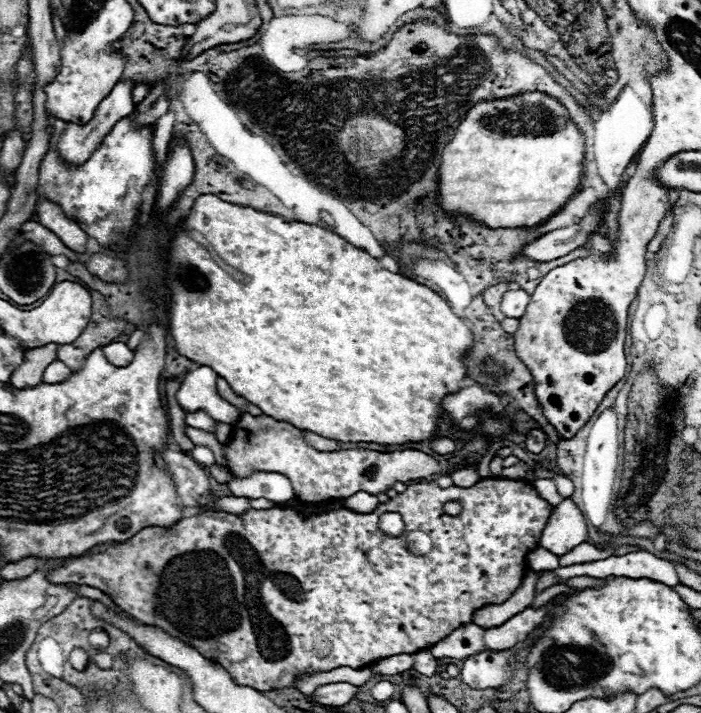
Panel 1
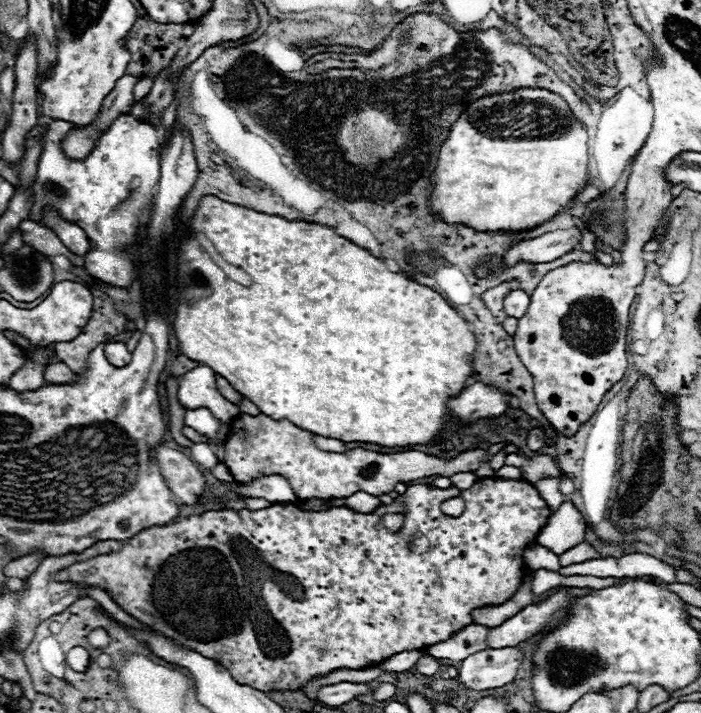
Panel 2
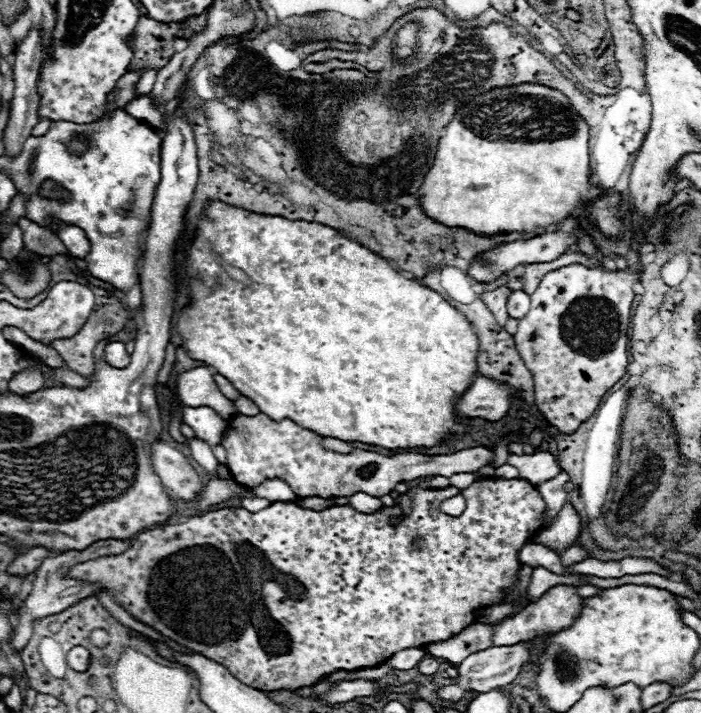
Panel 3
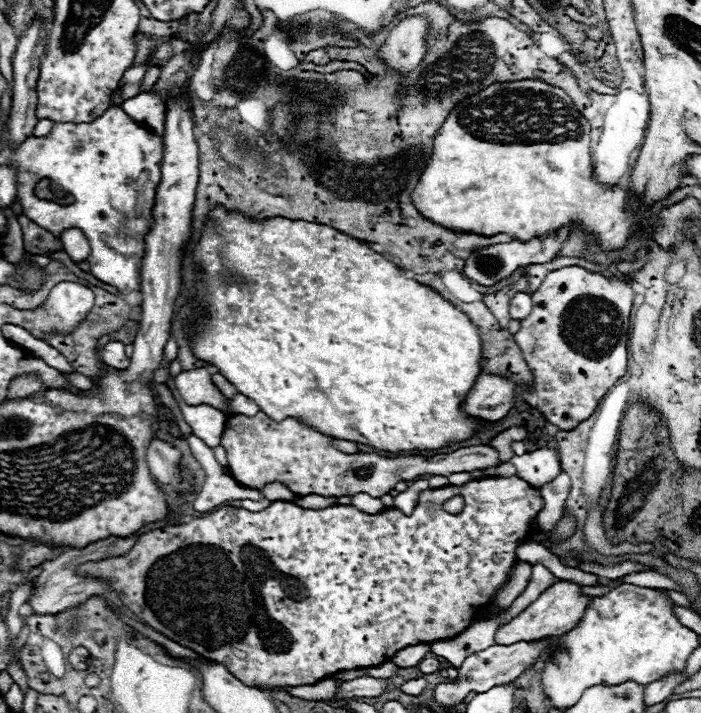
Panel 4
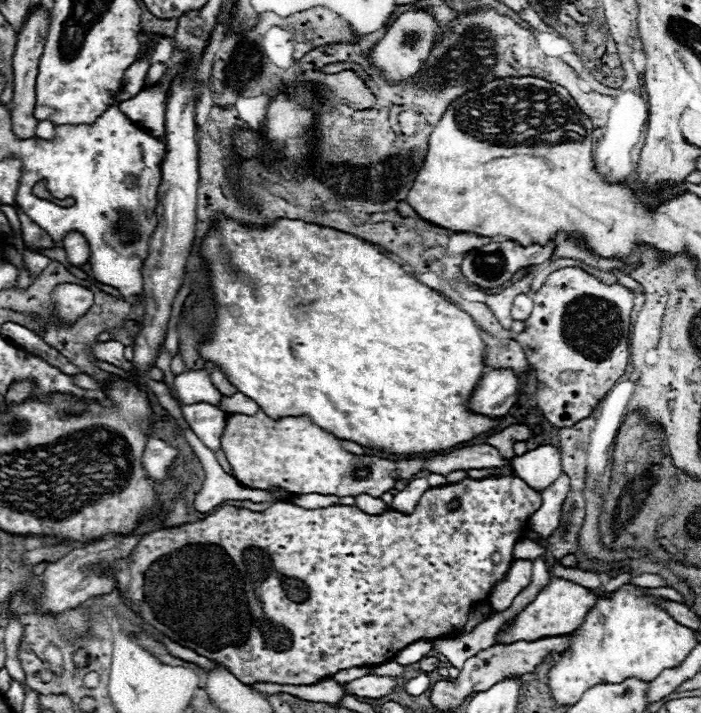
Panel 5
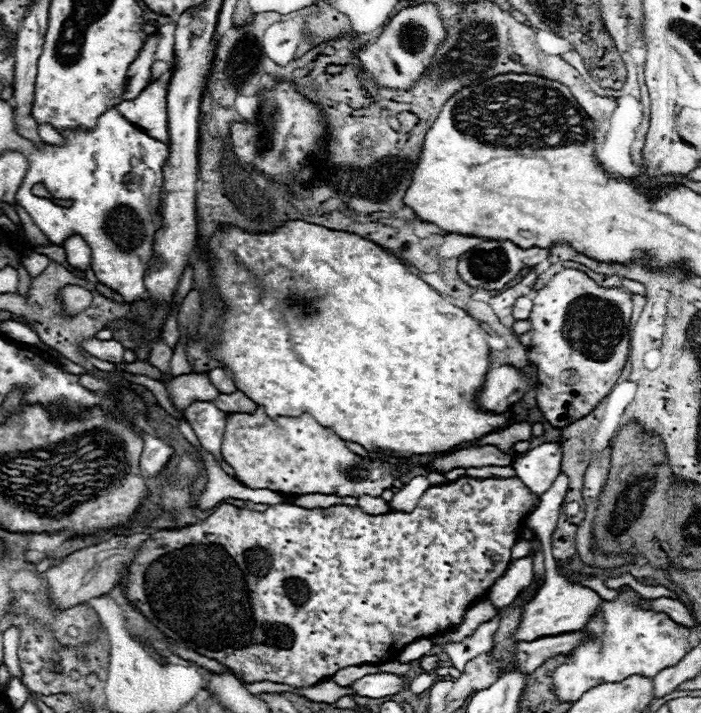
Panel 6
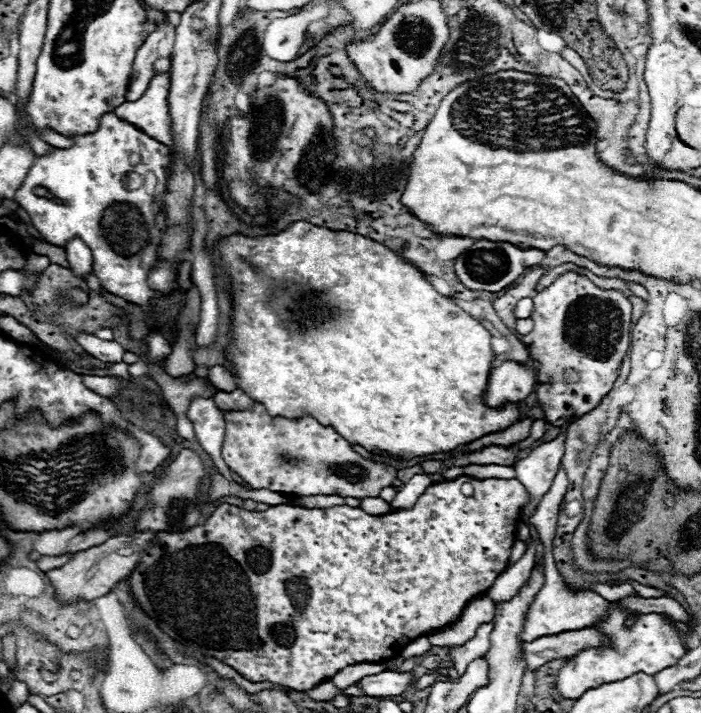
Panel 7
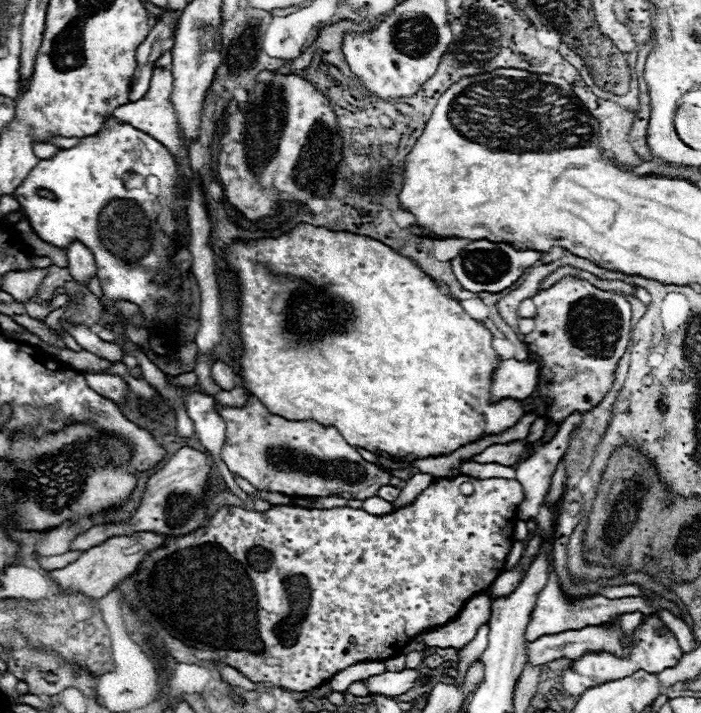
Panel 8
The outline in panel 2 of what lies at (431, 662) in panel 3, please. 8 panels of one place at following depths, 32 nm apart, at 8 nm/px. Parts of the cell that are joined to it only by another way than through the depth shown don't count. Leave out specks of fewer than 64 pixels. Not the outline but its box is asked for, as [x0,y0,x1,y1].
[414,650,440,676]

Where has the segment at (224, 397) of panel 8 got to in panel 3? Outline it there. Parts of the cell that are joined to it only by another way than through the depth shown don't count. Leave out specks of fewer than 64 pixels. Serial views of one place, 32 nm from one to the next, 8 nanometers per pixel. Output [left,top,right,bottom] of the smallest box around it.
[234,396,260,416]

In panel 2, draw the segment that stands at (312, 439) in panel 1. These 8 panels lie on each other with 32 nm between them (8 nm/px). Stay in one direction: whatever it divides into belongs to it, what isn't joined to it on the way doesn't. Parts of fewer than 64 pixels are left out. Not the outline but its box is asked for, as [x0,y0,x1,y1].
[314,434,344,452]

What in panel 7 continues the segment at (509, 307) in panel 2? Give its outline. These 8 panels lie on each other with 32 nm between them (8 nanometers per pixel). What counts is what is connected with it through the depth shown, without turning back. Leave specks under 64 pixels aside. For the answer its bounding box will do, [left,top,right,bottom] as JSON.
[514,298,534,318]

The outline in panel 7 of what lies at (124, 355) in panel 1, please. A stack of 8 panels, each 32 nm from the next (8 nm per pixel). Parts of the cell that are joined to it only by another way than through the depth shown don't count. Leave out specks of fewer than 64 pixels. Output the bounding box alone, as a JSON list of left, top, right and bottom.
[78,334,124,362]

